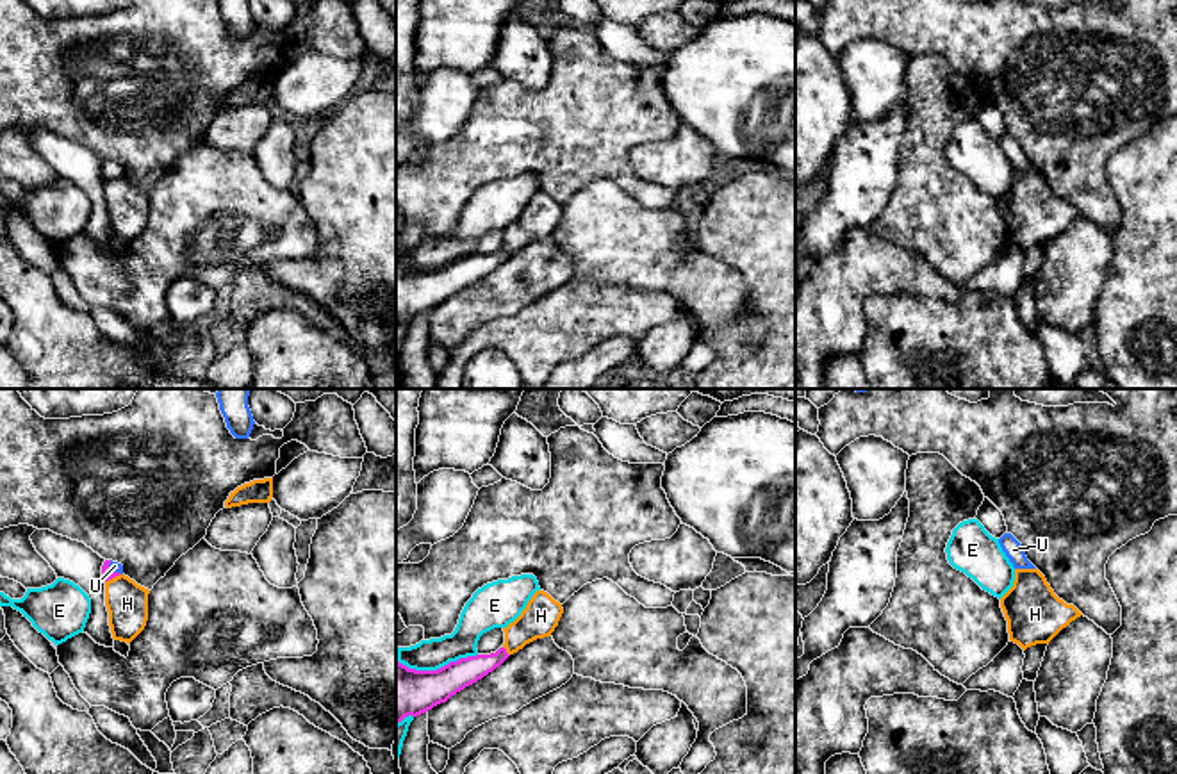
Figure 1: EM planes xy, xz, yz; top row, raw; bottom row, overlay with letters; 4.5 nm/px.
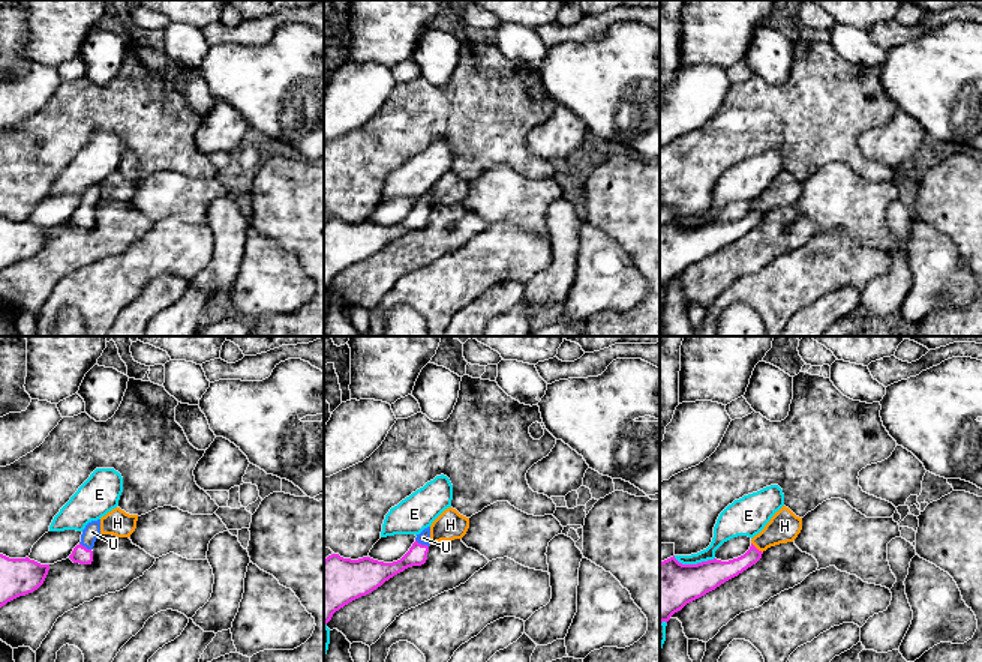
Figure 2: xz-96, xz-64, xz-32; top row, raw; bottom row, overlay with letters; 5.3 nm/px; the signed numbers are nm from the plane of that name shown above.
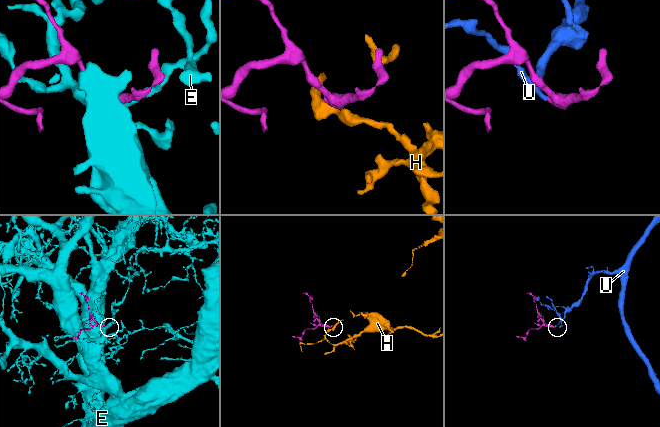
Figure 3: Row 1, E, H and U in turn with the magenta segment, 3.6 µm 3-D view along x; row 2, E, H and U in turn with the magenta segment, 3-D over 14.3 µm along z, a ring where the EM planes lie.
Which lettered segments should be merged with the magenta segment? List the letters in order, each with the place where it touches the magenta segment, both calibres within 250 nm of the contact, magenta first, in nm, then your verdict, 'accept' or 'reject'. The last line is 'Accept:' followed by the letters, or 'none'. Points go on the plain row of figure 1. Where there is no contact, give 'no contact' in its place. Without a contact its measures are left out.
E: xz (437, 270) | 240/140 nm | reject
H: xy (113, 177) | 50/190 nm | reject
U: xy (113, 172) | 50/50 nm | accept
Accept: U

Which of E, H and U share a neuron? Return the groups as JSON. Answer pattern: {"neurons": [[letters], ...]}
{"neurons": [["E"], ["H"], ["U"]]}

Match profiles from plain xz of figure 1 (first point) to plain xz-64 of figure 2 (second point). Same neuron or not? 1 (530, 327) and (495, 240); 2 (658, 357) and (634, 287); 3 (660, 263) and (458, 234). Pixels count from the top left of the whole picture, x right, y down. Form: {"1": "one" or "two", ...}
{"1": "one", "2": "two", "3": "two"}

